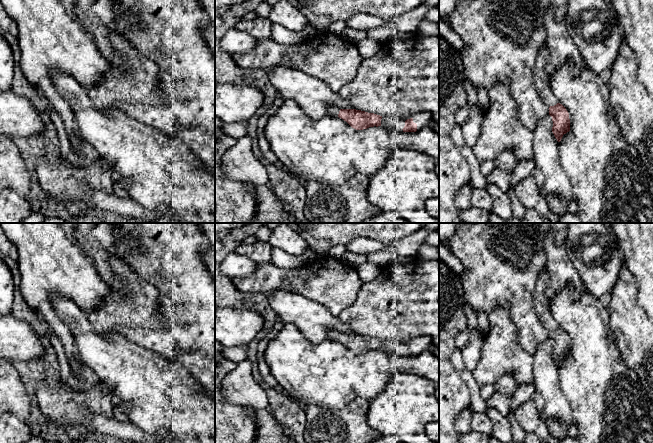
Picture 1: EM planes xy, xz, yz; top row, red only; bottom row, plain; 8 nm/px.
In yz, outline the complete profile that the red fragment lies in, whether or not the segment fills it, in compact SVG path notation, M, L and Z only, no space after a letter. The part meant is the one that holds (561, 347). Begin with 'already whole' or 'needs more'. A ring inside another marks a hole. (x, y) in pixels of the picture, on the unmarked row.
needs more | M546 268L539 274L534 292L535 309L541 324L549 331L549 339L552 341L552 356L558 366L564 358L570 355L569 337L566 332L558 326L549 306L549 299L545 294L549 282Z

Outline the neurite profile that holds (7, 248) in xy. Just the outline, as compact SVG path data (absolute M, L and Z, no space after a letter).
M0 226L0 252L13 260L18 260L18 250L6 237Z

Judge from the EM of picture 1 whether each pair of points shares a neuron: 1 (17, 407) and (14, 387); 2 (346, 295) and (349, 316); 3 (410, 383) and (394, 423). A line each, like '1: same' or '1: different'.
1: same
2: different
3: same

